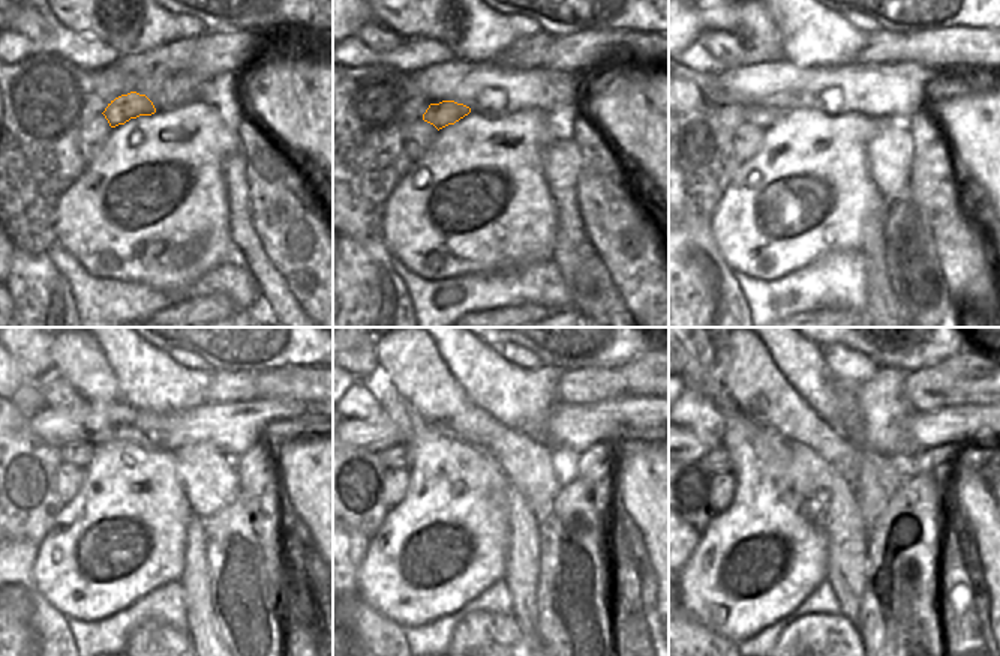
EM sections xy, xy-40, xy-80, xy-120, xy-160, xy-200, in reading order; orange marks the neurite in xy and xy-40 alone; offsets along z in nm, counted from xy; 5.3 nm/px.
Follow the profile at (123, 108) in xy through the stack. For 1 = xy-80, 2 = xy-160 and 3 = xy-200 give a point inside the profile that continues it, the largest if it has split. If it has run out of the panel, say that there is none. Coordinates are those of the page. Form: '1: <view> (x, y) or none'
1: xy-80 (763, 117)
2: xy-160 (395, 457)
3: xy-200 (715, 461)

